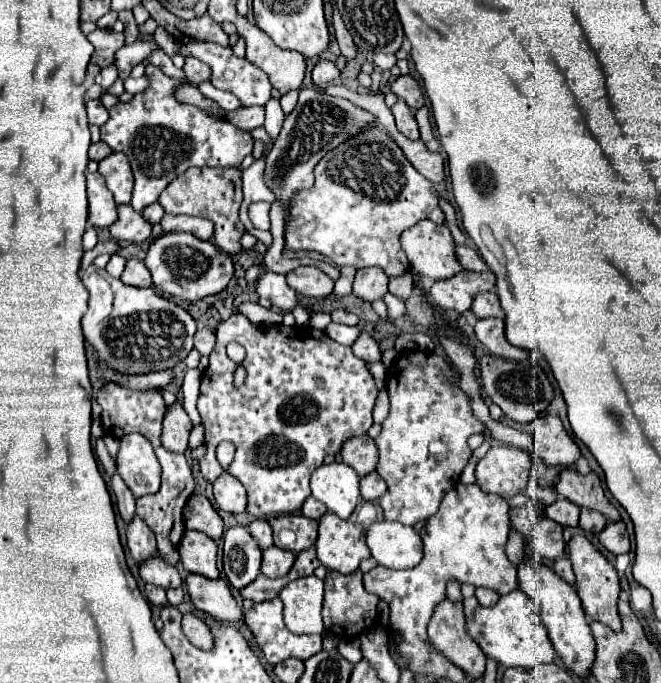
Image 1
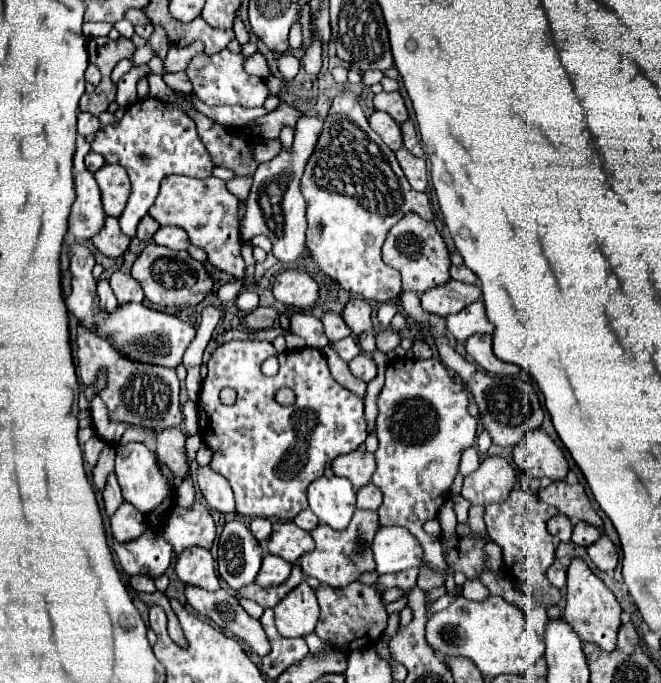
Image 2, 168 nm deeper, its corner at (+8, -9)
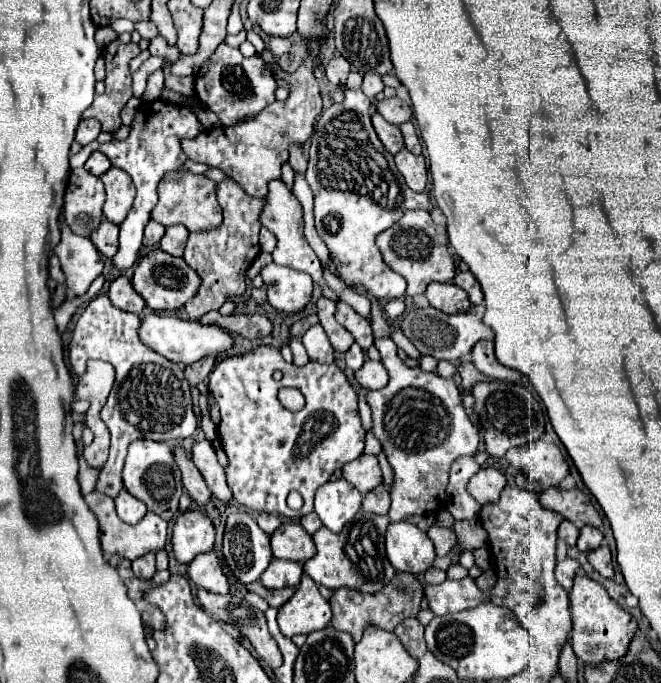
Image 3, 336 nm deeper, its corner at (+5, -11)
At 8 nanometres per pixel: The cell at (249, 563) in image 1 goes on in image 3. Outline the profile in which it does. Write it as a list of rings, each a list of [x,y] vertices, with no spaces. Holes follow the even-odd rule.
[[[246,511],[228,515],[224,531],[224,559],[232,573],[244,581],[258,581],[272,561],[270,537]]]

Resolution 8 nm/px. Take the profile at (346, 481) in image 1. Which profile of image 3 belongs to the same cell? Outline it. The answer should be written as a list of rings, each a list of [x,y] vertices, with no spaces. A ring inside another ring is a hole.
[[[336,479],[324,483],[316,491],[314,507],[322,523],[330,531],[340,531],[360,509],[362,493],[356,491],[346,479]]]

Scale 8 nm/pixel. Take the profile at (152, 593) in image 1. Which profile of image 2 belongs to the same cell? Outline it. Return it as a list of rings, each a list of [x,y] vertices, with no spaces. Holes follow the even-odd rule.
[[[133,577],[133,579],[131,579],[131,587],[133,587],[137,593],[153,593],[153,591],[155,591],[153,579],[149,579],[149,577]]]

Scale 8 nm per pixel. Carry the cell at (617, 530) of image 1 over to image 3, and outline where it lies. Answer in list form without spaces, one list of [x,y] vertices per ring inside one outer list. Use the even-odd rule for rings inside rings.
[[[600,545],[596,551],[590,551],[590,553],[588,553],[588,561],[590,561],[590,565],[592,565],[602,577],[608,577],[608,579],[614,577],[612,555],[610,555],[608,545]]]

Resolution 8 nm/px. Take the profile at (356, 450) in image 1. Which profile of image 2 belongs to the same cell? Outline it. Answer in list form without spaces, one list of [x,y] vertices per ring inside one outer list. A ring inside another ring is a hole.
[[[351,451],[345,455],[339,455],[333,461],[335,475],[347,477],[355,489],[367,485],[371,481],[371,475],[375,473],[375,457],[369,451]]]

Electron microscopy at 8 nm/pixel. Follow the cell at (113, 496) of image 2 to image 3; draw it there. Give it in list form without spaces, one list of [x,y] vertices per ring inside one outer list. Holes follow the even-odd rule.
[[[98,295],[96,299],[88,303],[84,313],[80,315],[72,341],[68,345],[68,361],[76,375],[84,373],[86,361],[90,359],[108,361],[116,369],[114,389],[110,391],[110,397],[100,411],[100,417],[112,435],[110,457],[106,465],[102,467],[102,471],[98,473],[98,481],[96,481],[96,491],[112,499],[124,487],[122,467],[124,467],[126,449],[132,441],[136,439],[152,439],[152,441],[186,439],[198,427],[198,419],[192,411],[190,385],[182,369],[176,363],[154,353],[150,347],[146,347],[140,341],[138,337],[140,323],[142,323],[140,315],[128,315],[124,311],[116,311],[108,295]]]

